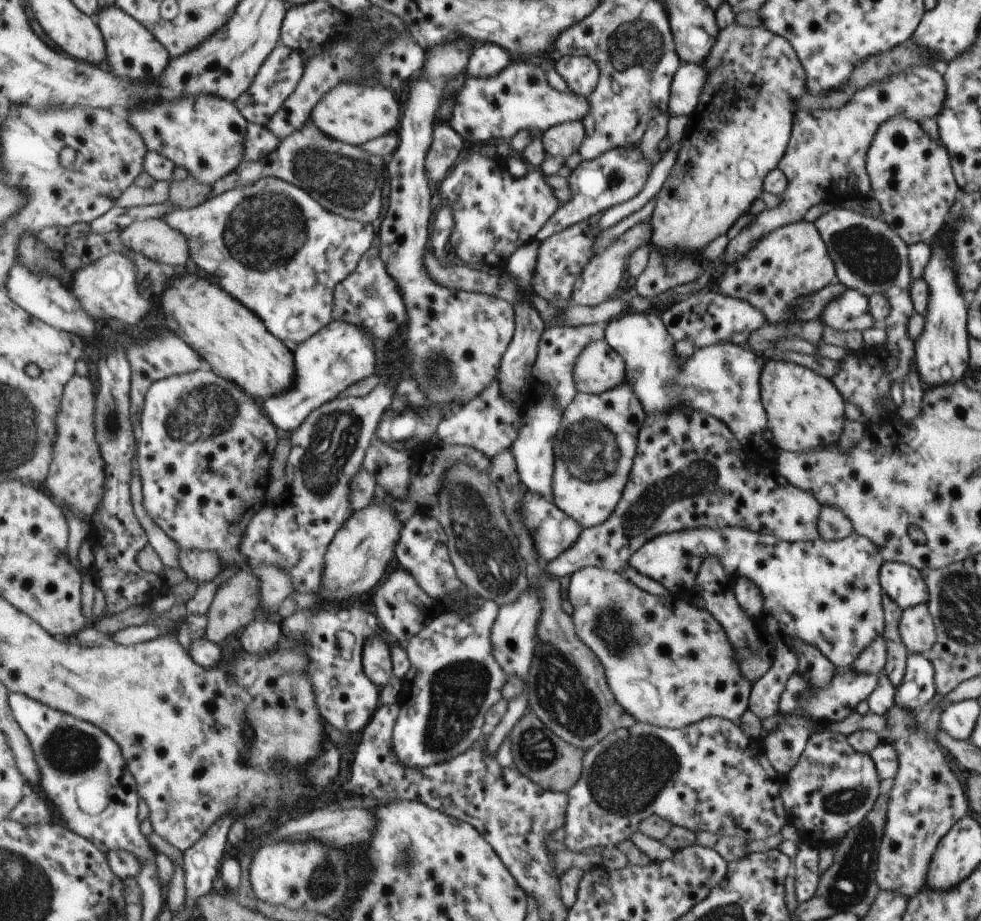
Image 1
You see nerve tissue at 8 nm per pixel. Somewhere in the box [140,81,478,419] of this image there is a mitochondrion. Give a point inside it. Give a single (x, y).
(266, 228)

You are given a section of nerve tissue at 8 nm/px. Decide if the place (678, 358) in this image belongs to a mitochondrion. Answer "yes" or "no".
no

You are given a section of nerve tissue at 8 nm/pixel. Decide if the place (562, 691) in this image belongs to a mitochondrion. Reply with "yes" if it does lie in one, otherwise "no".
yes

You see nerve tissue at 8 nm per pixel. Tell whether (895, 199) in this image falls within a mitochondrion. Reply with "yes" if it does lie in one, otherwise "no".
no

